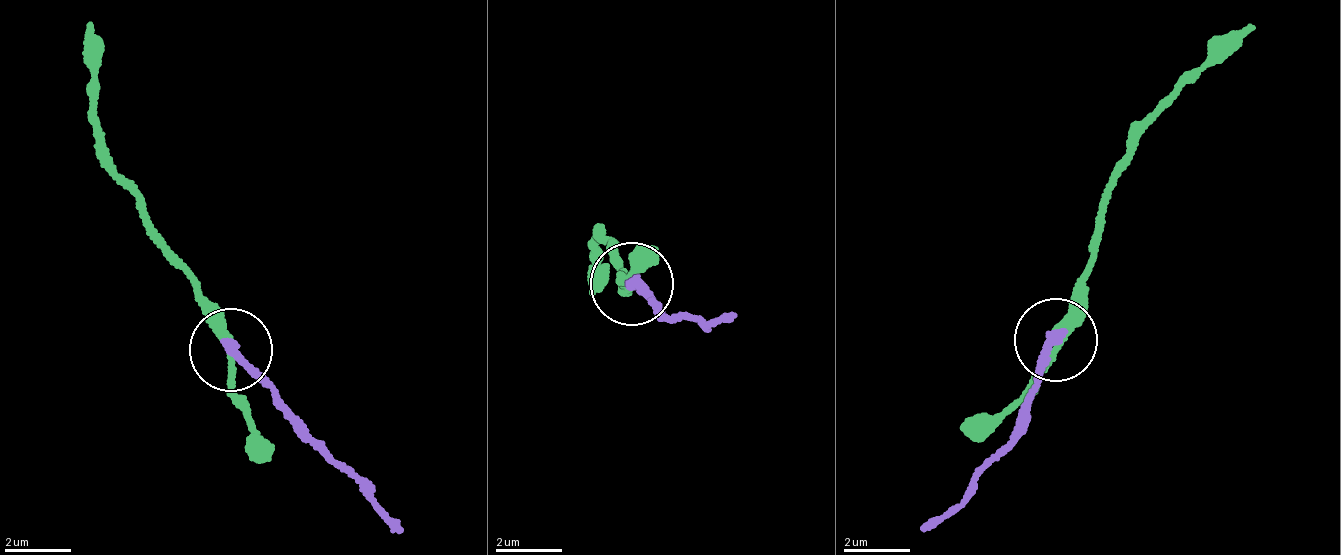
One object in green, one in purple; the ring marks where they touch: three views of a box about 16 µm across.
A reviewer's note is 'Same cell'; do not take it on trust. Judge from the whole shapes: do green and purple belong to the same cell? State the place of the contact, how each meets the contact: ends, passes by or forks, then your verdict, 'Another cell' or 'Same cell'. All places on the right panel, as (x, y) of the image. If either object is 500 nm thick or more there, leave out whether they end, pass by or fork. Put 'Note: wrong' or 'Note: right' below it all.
Place: (1056, 339). At the ring green passes by. At the ring purple ends. Another cell
Note: wrong

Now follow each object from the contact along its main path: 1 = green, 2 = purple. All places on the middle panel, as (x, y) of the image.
1: (629, 282), (608, 228), (589, 295)
2: (629, 282), (680, 321), (730, 314)

